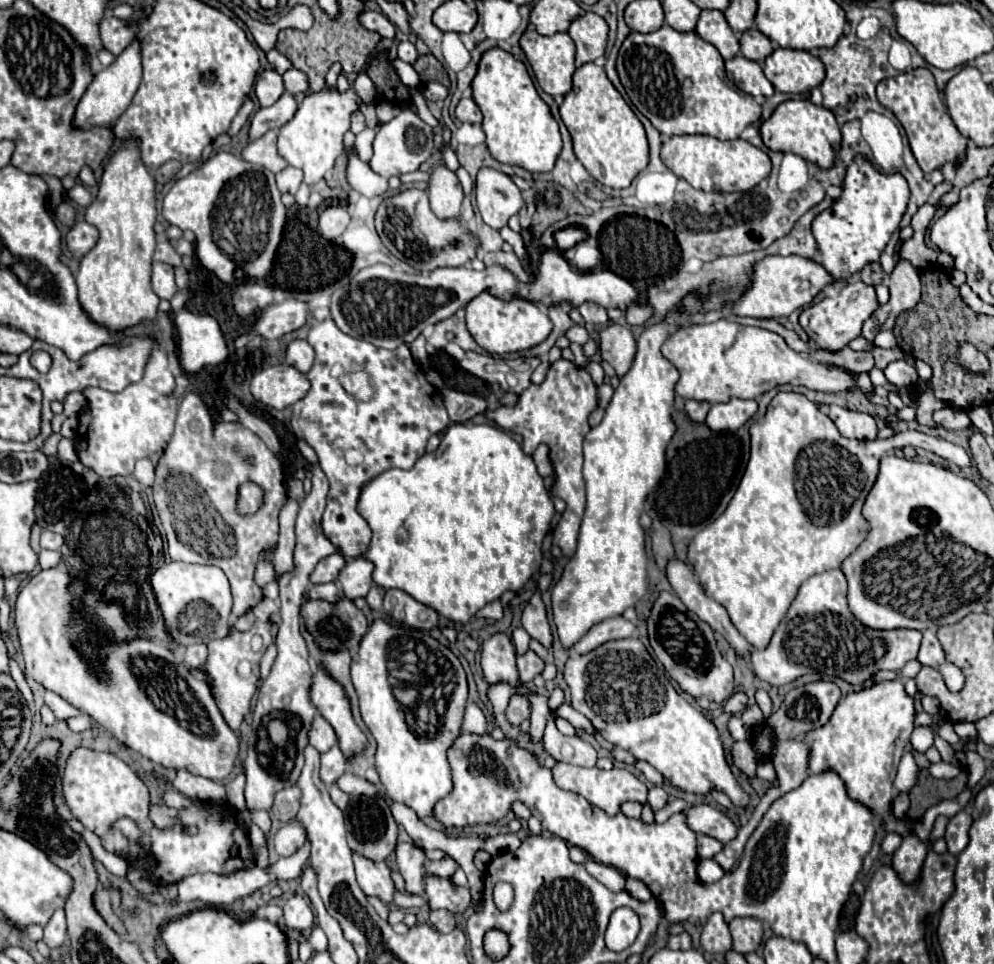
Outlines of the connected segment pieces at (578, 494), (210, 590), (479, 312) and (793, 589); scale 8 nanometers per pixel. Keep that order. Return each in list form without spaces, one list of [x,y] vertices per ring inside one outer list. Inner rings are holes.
[[[560,359],[550,365],[542,385],[530,385],[518,395],[516,405],[512,407],[502,405],[496,411],[486,413],[506,431],[522,435],[524,453],[532,455],[540,443],[546,443],[550,447],[550,459],[556,471],[556,483],[552,493],[566,501],[566,509],[562,513],[558,529],[554,531],[554,545],[558,545],[566,557],[572,557],[576,551],[578,531],[580,531],[582,515],[586,509],[586,489],[584,489],[584,477],[582,477],[582,463],[584,463],[582,441],[584,441],[584,435],[590,431],[588,415],[596,409],[596,403],[598,403],[596,385],[586,373],[586,369],[580,369],[572,361]]]
[[[168,561],[152,573],[150,583],[164,613],[166,625],[180,645],[188,647],[192,643],[208,643],[228,635],[232,595],[228,579],[220,567]]]
[[[480,293],[468,301],[466,325],[474,341],[492,355],[514,353],[538,345],[552,331],[550,317],[538,305],[532,305],[532,301],[520,301],[520,297],[512,297],[512,301],[500,301],[500,297],[492,297],[492,293]]]
[[[796,391],[776,393],[764,419],[750,425],[750,437],[752,449],[744,477],[726,511],[690,541],[688,561],[692,563],[704,593],[728,611],[738,633],[756,649],[764,649],[770,643],[774,629],[784,619],[784,613],[792,605],[802,581],[816,573],[840,567],[868,535],[868,521],[864,521],[862,507],[876,483],[880,457],[886,451],[912,445],[950,459],[960,469],[970,467],[972,463],[962,447],[918,431],[902,431],[888,439],[874,441],[846,439],[814,401]]]

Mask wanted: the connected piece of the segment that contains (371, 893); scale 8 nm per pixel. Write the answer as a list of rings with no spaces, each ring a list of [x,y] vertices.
[[[354,853],[354,867],[356,867],[356,881],[368,897],[376,897],[388,905],[394,903],[396,885],[390,877],[390,867],[384,861],[374,863]]]

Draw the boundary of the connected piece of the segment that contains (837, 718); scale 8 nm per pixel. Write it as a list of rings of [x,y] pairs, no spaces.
[[[900,677],[892,681],[876,681],[872,687],[852,691],[836,705],[830,721],[808,735],[812,773],[822,773],[832,767],[846,783],[852,799],[868,805],[878,819],[886,819],[888,831],[906,835],[904,821],[888,815],[888,803],[894,791],[894,779],[900,759],[914,731],[914,699],[904,691]]]

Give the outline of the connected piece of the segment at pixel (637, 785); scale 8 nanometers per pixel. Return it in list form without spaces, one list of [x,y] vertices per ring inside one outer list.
[[[556,763],[552,767],[552,773],[554,773],[554,781],[556,781],[558,787],[574,791],[578,795],[584,795],[592,805],[604,809],[608,815],[616,815],[624,801],[646,803],[648,787],[634,773],[630,773],[624,767],[614,767],[612,771],[602,771],[598,767],[584,769],[584,767],[576,767],[576,765],[570,765],[570,763]]]

